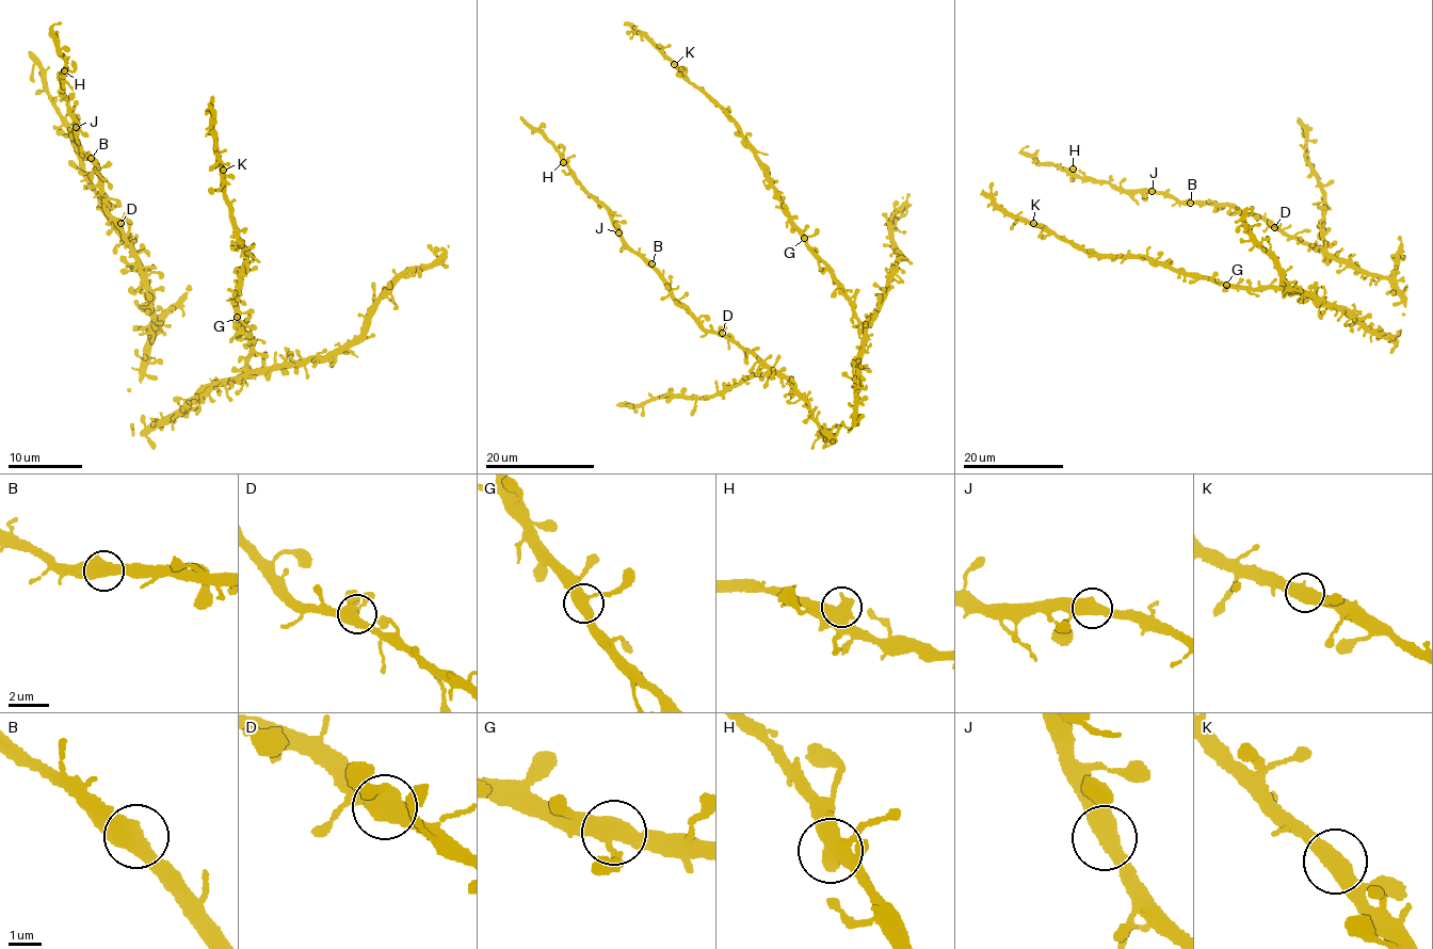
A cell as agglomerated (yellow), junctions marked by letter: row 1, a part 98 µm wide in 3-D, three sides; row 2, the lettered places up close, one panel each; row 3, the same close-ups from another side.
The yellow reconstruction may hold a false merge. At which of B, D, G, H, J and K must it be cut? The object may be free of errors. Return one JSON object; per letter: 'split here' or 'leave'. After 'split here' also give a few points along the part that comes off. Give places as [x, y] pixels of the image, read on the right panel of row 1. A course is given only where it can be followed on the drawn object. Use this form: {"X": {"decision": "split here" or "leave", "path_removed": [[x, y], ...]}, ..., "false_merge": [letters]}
{"B": {"decision": "leave"}, "D": {"decision": "leave"}, "G": {"decision": "leave"}, "H": {"decision": "leave"}, "J": {"decision": "leave"}, "K": {"decision": "leave"}, "false_merge": []}

